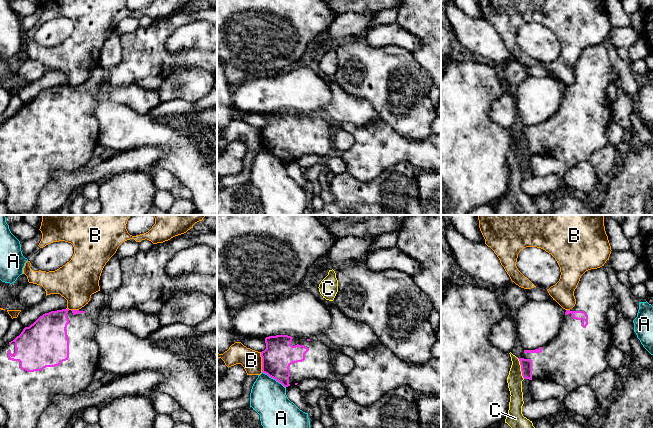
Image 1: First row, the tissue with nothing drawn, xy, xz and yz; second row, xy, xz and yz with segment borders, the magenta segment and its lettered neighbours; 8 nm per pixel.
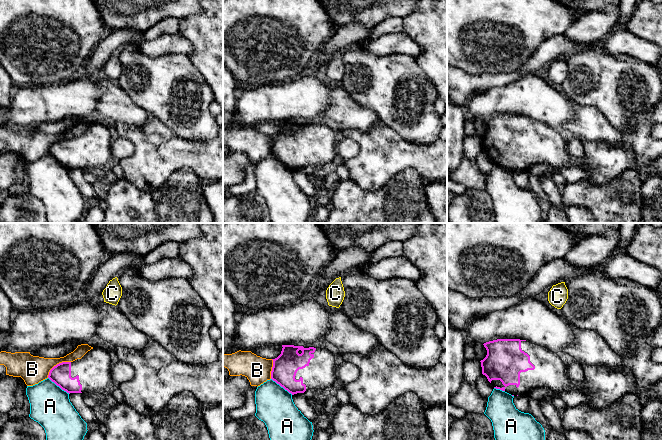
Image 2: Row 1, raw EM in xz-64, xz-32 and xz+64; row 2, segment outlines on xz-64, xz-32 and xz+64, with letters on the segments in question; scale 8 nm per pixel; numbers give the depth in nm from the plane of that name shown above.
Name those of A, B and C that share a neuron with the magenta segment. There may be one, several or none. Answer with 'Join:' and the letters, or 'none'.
Join: none

